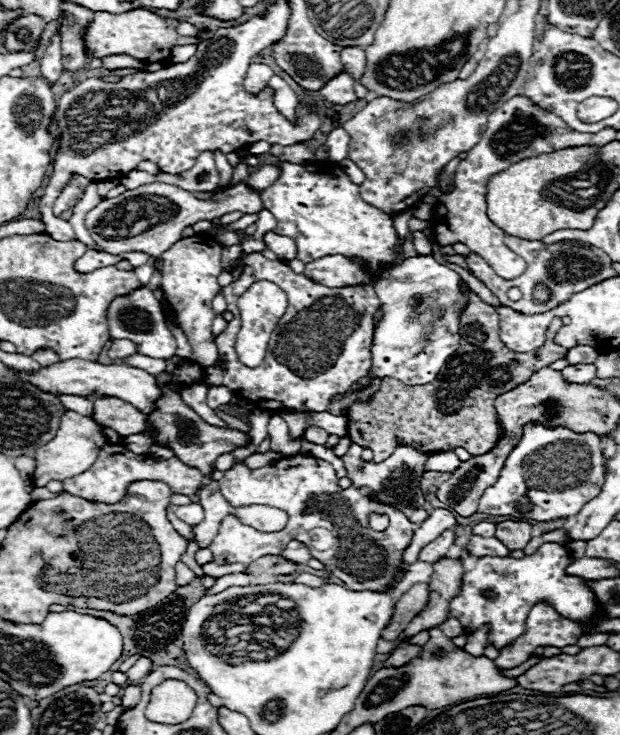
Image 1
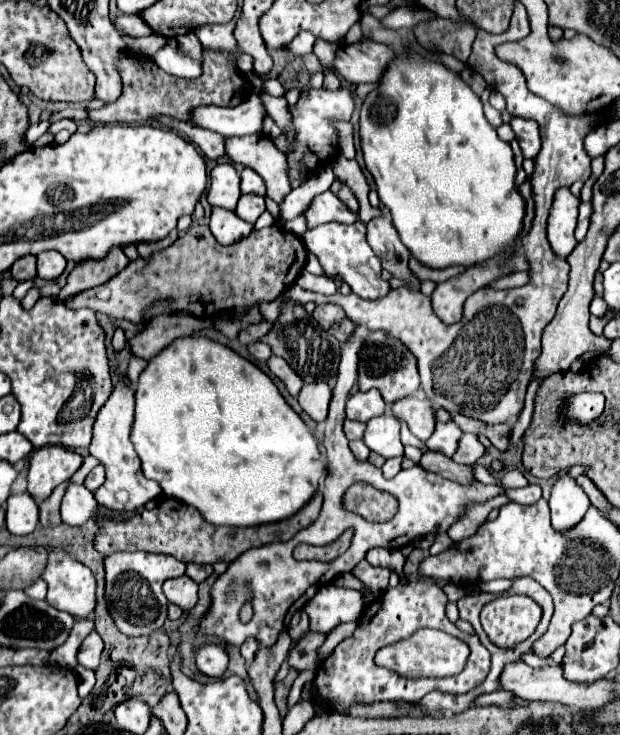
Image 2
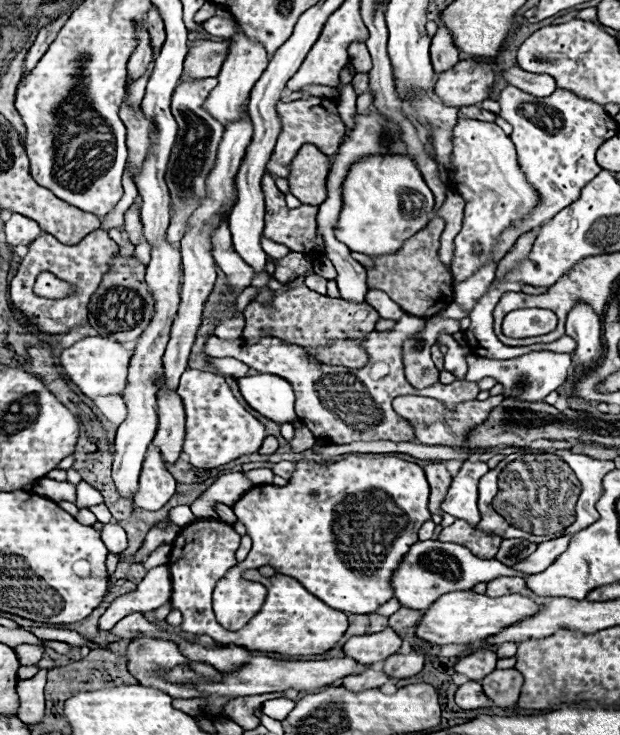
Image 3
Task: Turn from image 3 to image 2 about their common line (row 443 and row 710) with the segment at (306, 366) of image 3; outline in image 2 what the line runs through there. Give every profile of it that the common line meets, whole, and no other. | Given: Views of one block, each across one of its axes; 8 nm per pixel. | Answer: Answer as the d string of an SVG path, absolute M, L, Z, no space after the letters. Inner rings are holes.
M432 580L408 582L406 586L398 584L396 588L388 588L382 596L378 596L372 604L366 606L364 614L358 620L356 632L350 638L342 640L334 648L334 652L326 660L320 662L316 678L312 682L318 692L316 696L320 696L318 702L332 706L334 712L338 712L338 714L348 716L350 710L358 704L370 706L374 702L396 702L396 704L408 702L410 706L418 706L420 700L424 698L424 694L428 694L432 690L438 690L442 694L460 696L460 694L466 694L466 692L474 690L476 686L480 686L490 672L490 652L480 644L478 636L460 632L446 618L446 604L448 604L446 594ZM420 628L438 628L470 646L468 664L458 676L444 678L444 680L406 680L406 678L398 678L396 674L388 672L386 668L378 668L374 664L374 654L380 648L394 644L398 640L406 640Z

